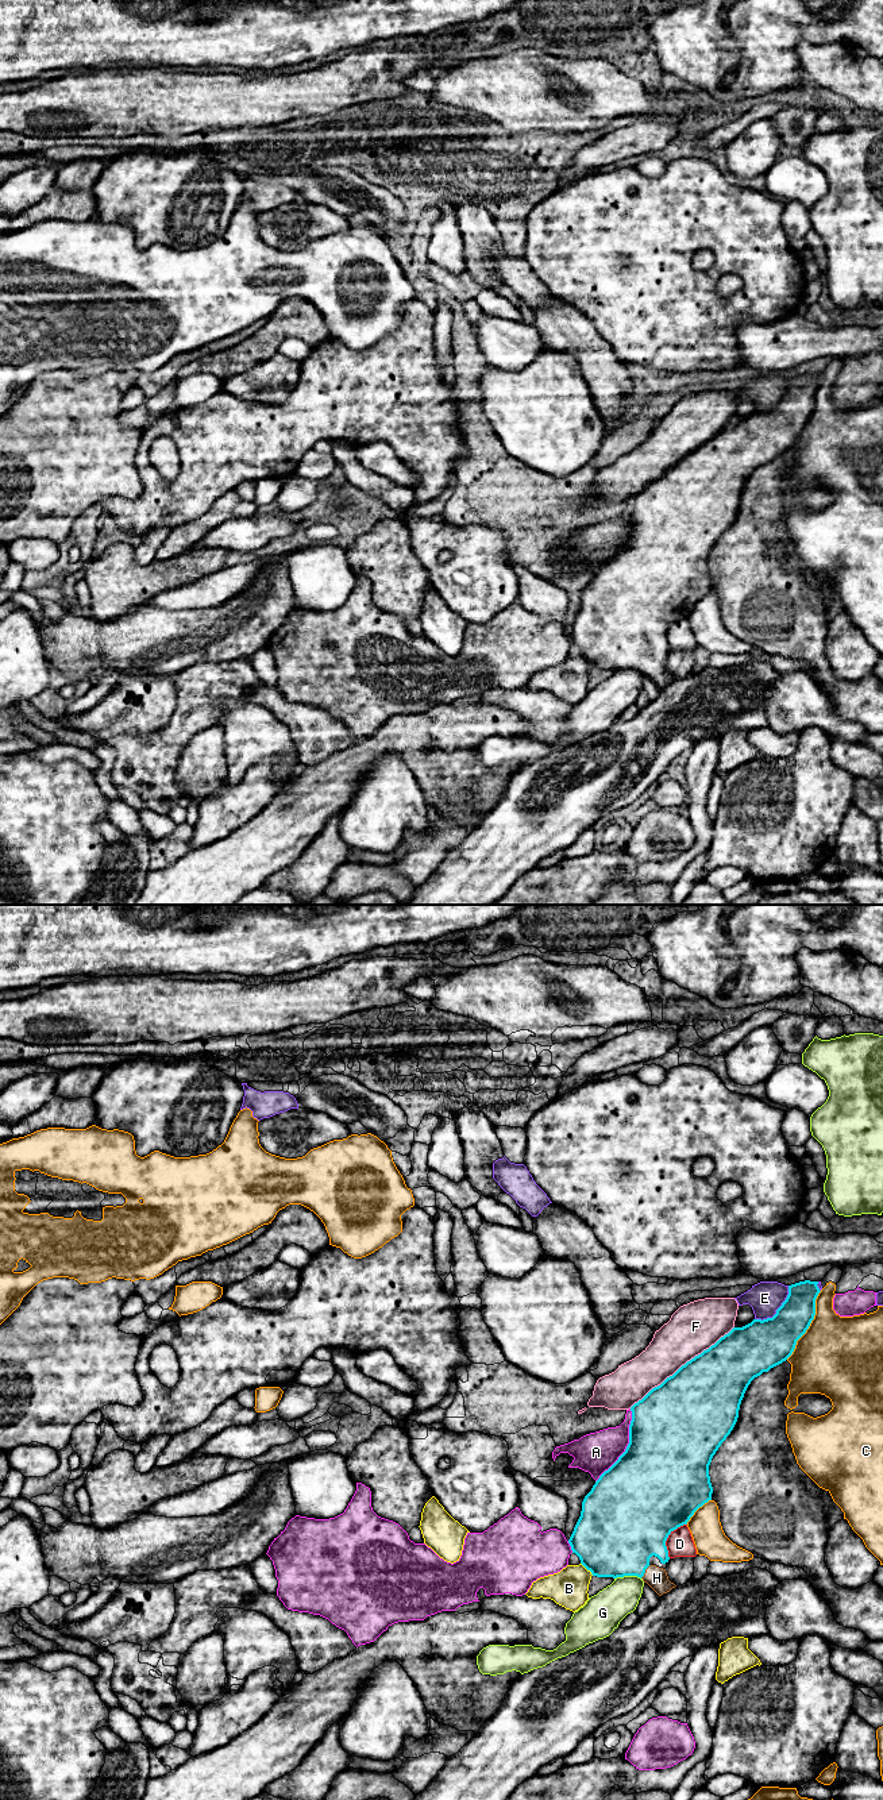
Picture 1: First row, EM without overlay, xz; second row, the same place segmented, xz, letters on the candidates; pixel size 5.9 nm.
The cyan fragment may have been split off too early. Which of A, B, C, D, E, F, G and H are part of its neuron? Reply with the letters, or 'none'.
H

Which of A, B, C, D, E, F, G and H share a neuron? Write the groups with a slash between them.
A / B / C / D / E / F / G / H

